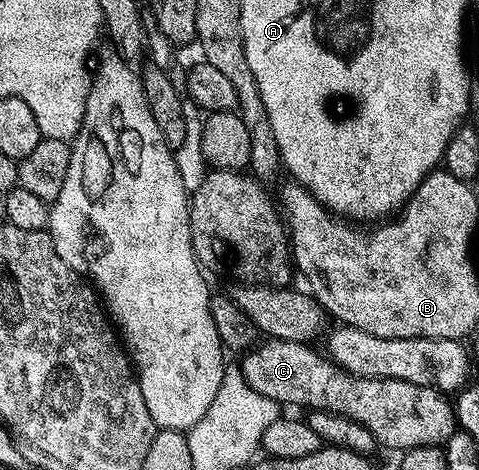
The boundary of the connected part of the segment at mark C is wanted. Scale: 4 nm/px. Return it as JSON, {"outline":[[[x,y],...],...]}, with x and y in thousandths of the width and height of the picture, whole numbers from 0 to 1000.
{"outline":[[[551,721],[526,736],[507,753],[509,760],[497,770],[501,794],[530,823],[530,832],[555,840],[555,849],[572,849],[587,864],[628,862],[635,874],[653,870],[678,870],[706,883],[722,883],[739,891],[743,900],[756,900],[772,926],[781,926],[787,949],[825,960],[862,955],[883,947],[925,949],[939,923],[950,921],[956,906],[952,900],[952,874],[946,855],[916,828],[900,819],[866,819],[848,815],[839,806],[789,806],[787,802],[749,802],[731,789],[722,789],[712,777],[693,770],[693,762],[668,751],[649,732],[633,726],[578,726]]]}

